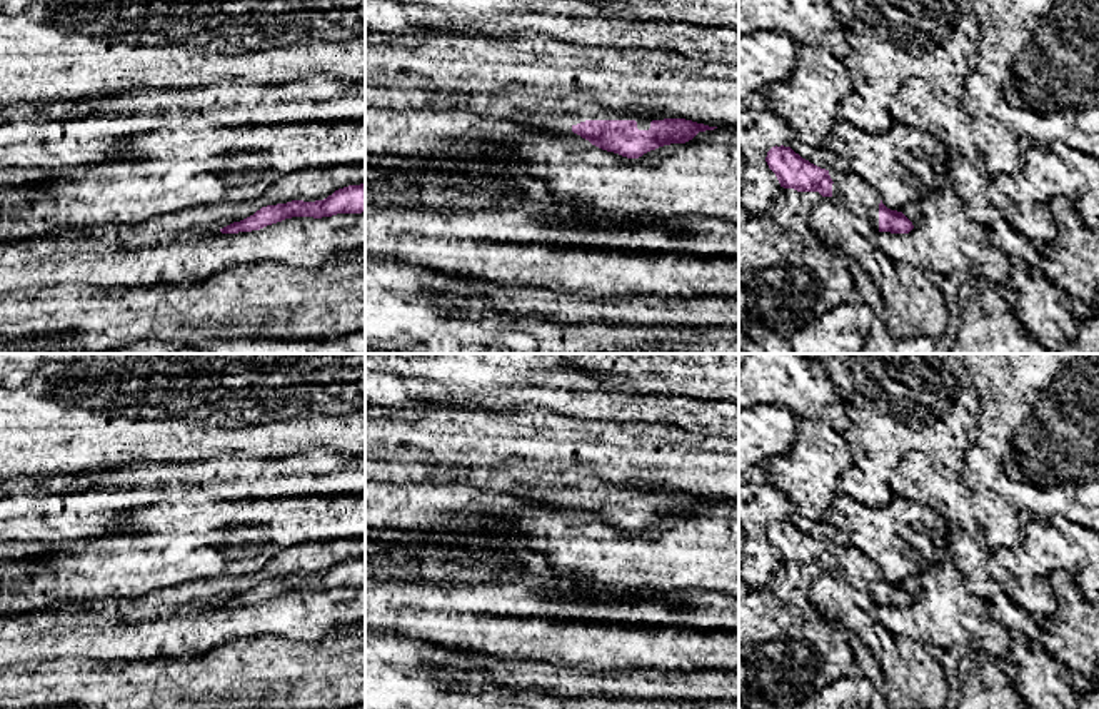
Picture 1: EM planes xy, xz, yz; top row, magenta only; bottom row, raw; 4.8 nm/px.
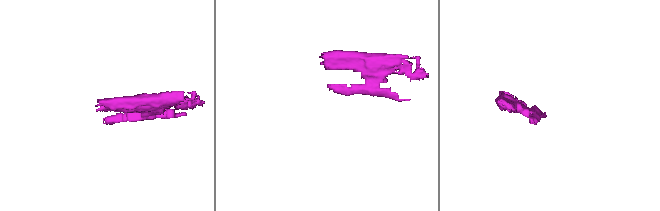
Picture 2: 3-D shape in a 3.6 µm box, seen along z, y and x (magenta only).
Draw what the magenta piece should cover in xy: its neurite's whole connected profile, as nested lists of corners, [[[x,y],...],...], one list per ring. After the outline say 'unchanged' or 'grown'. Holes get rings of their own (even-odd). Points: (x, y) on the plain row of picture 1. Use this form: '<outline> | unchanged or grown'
[[[365,557],[339,562],[324,574],[315,576],[292,574],[287,577],[267,579],[257,584],[253,589],[220,602],[220,606],[238,607],[260,604],[267,599],[292,591],[322,592],[337,587],[362,587],[362,586],[365,586]]] | unchanged

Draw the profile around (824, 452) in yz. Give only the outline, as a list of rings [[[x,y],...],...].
[[[797,419],[797,432],[792,449],[769,462],[769,482],[784,492],[800,514],[822,520],[824,510],[837,494],[842,474],[852,465],[852,454],[844,434],[839,434],[820,419]]]

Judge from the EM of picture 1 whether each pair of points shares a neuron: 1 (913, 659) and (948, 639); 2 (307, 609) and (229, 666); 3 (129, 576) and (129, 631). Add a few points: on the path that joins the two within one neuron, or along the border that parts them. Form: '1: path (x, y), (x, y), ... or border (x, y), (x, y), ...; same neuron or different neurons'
1: border (901, 634), (924, 646); different neurons
2: border (234, 639), (284, 636), (311, 643); different neurons
3: border (167, 589), (154, 589), (129, 598), (89, 599); different neurons

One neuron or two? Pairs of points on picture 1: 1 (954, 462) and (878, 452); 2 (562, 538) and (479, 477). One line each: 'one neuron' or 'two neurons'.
1: one neuron
2: two neurons

